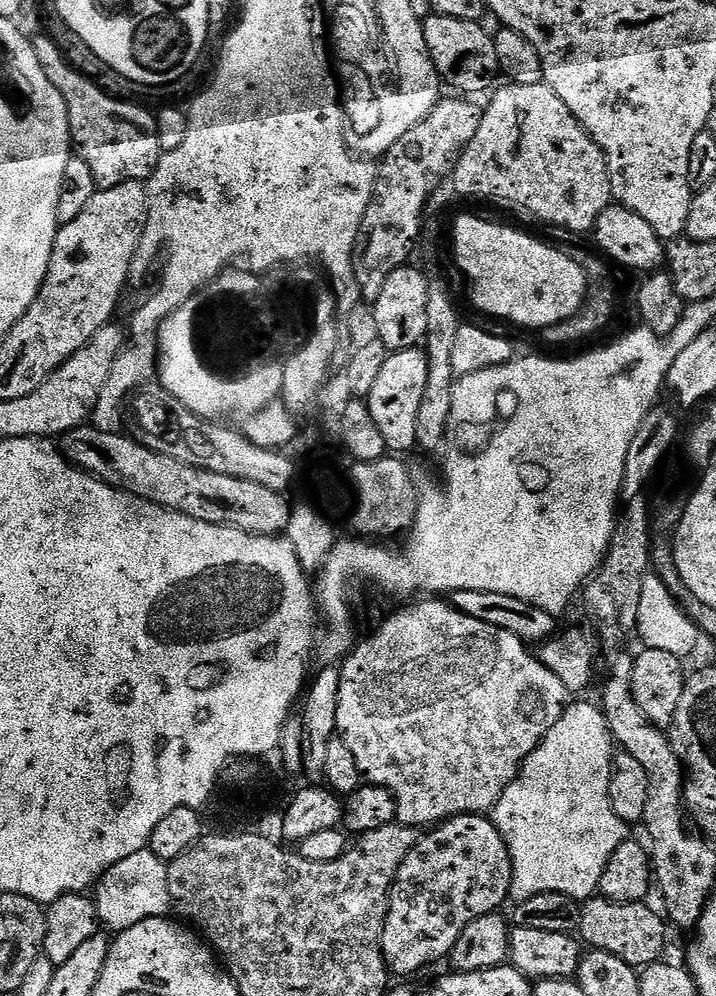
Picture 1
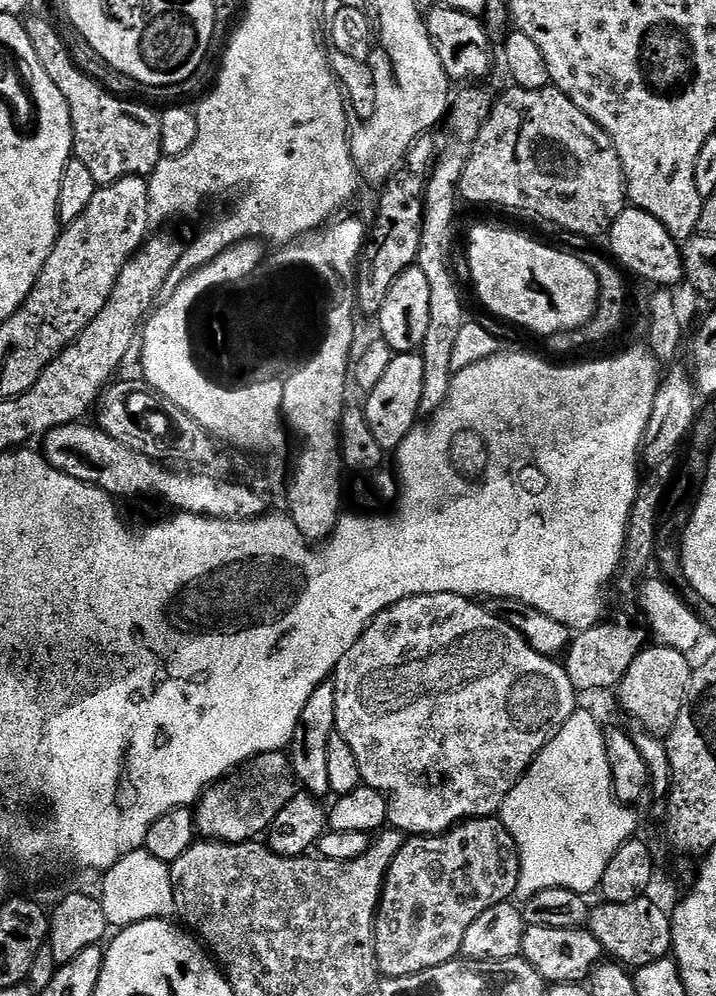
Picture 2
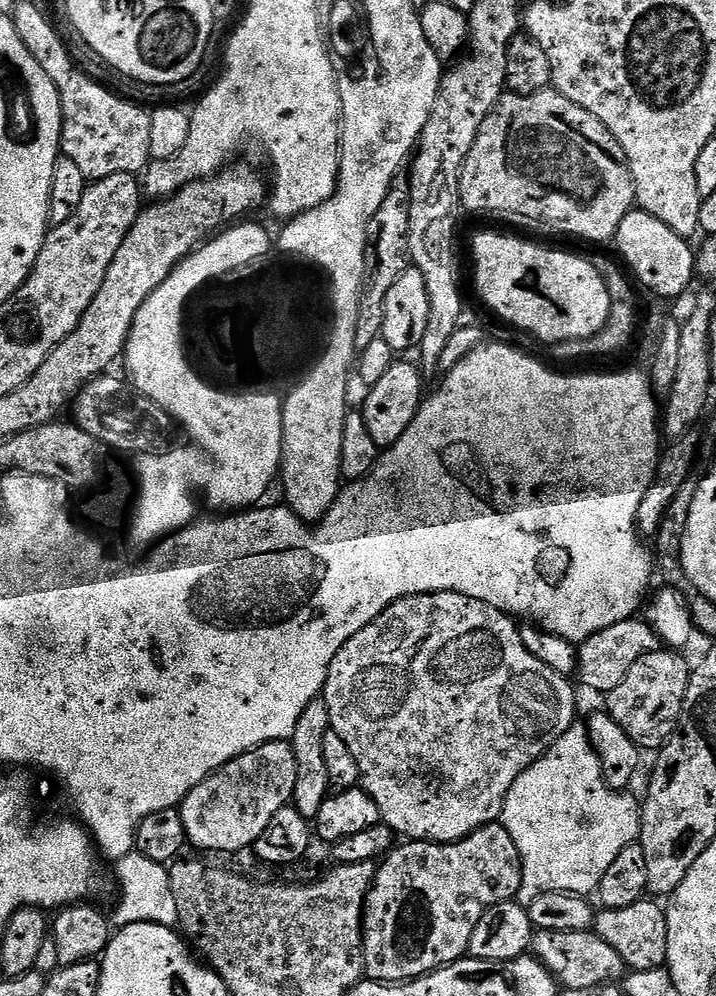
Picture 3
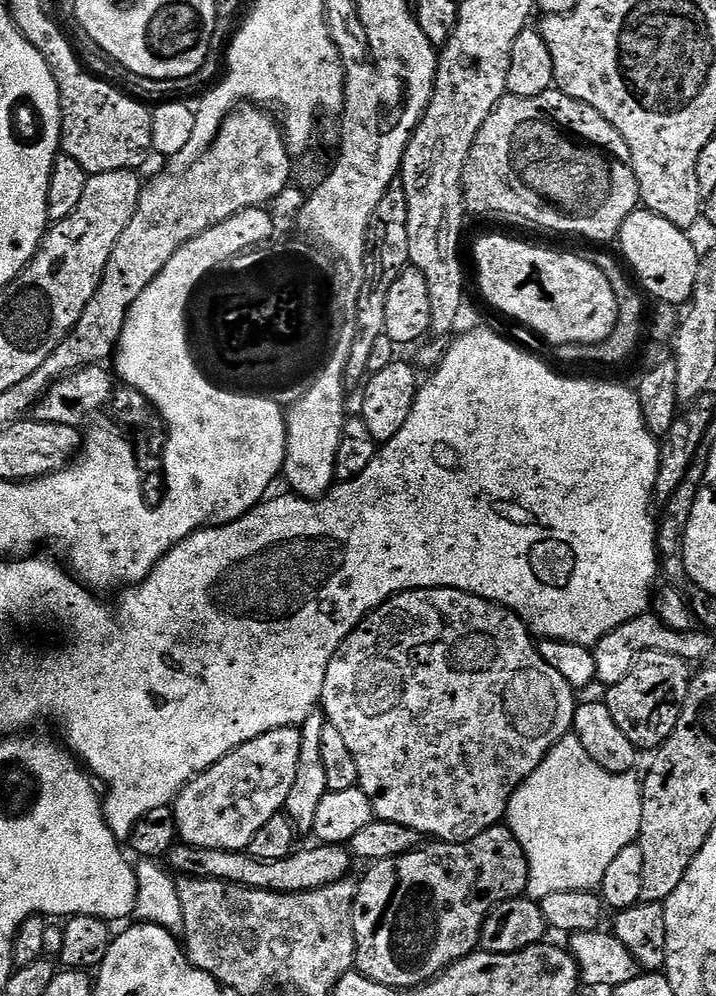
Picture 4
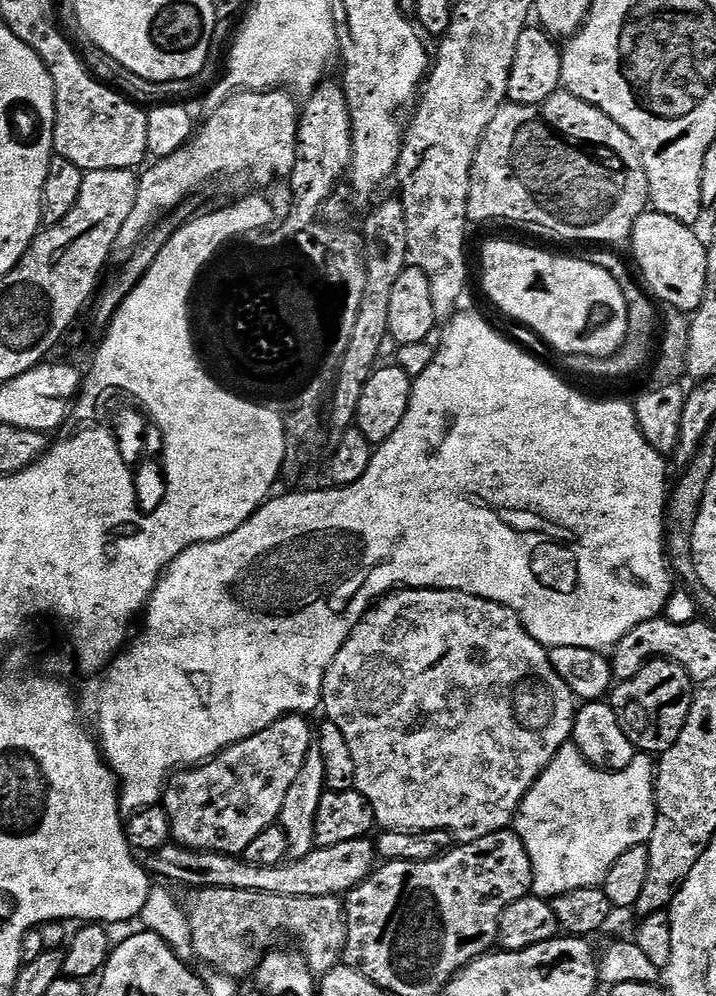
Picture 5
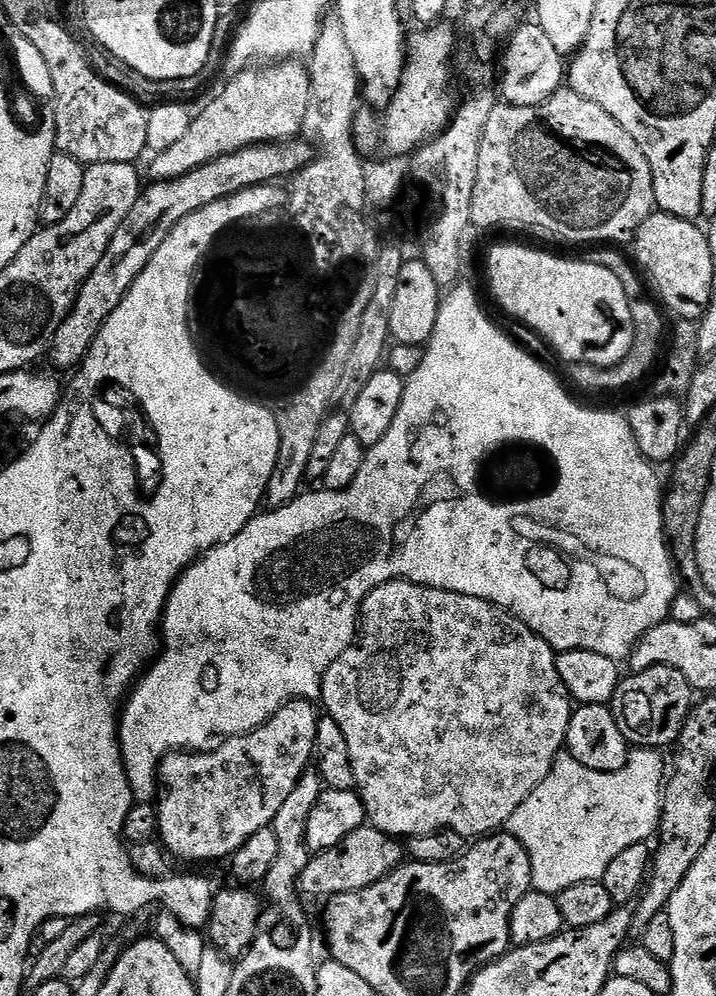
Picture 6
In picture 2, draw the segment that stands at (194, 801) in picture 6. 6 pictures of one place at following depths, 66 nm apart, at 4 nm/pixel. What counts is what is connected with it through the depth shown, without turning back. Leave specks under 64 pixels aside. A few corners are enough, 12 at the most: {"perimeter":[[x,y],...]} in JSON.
{"perimeter":[[263,752],[205,790],[203,839],[247,844],[294,798],[284,752]]}

